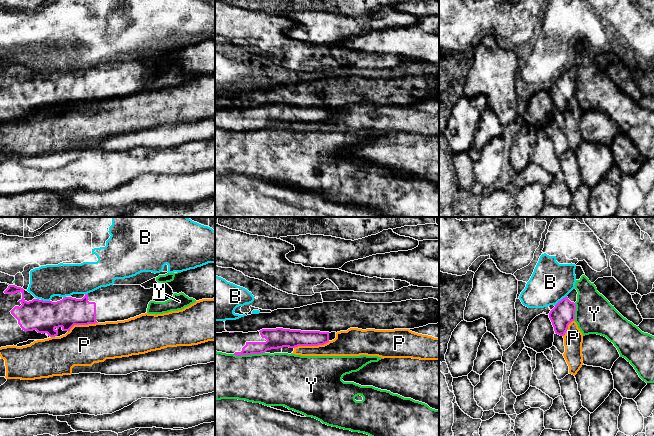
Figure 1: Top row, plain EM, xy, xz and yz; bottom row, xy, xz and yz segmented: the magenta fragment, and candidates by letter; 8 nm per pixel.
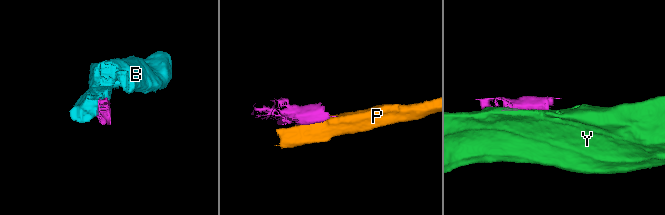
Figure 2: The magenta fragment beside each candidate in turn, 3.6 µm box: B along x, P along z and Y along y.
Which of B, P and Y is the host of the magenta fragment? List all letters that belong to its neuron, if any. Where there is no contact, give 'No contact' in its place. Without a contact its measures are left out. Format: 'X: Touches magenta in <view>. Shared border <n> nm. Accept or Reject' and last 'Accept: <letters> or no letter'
B: Touches magenta in yz. Shared border 130 nm. Reject
P: Touches magenta in xz. Shared border 300 nm. Reject
Y: Touches magenta in xz. Shared border 260 nm. Reject
Accept: no letter

